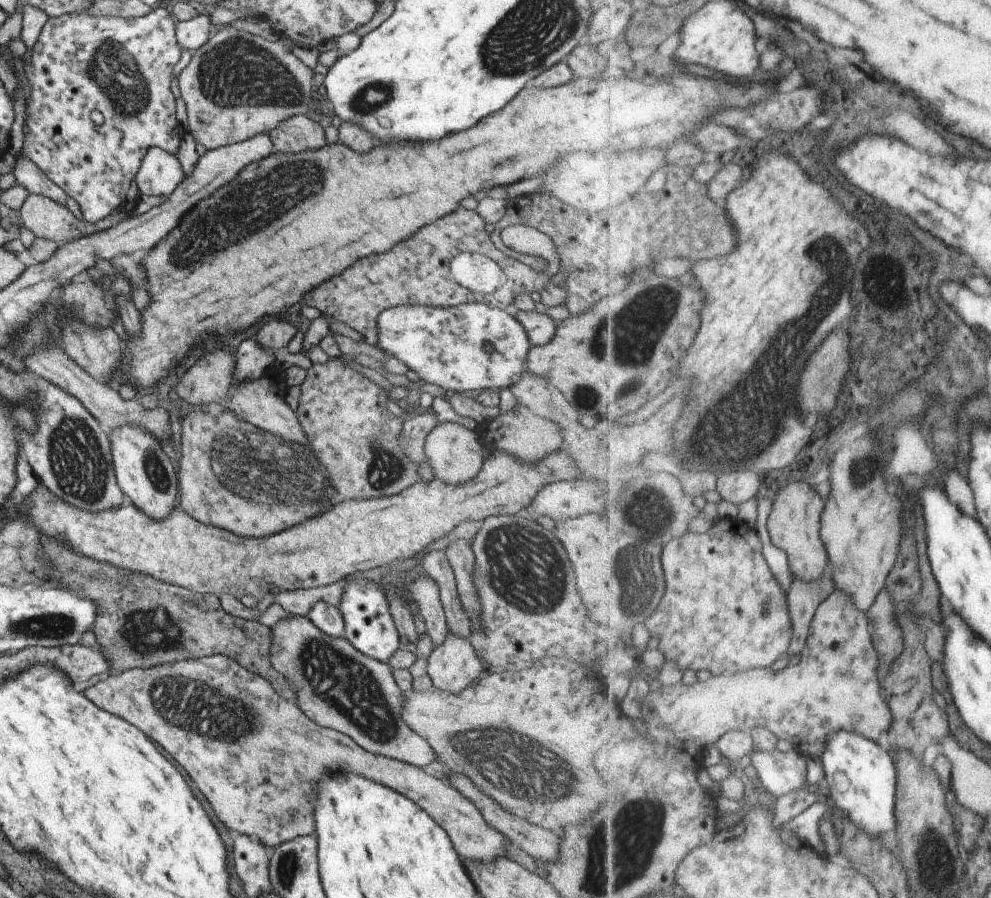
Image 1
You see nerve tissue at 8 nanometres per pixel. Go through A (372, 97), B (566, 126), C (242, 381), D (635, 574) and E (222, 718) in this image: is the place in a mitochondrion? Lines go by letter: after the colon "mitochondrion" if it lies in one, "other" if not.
A: mitochondrion
B: other
C: other
D: mitochondrion
E: mitochondrion

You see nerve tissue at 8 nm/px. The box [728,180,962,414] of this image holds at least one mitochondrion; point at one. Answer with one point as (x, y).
(882, 331)

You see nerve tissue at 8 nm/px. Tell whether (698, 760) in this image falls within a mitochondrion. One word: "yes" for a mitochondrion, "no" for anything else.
no

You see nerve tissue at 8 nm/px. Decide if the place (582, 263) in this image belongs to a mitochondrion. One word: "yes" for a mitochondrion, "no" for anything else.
no

